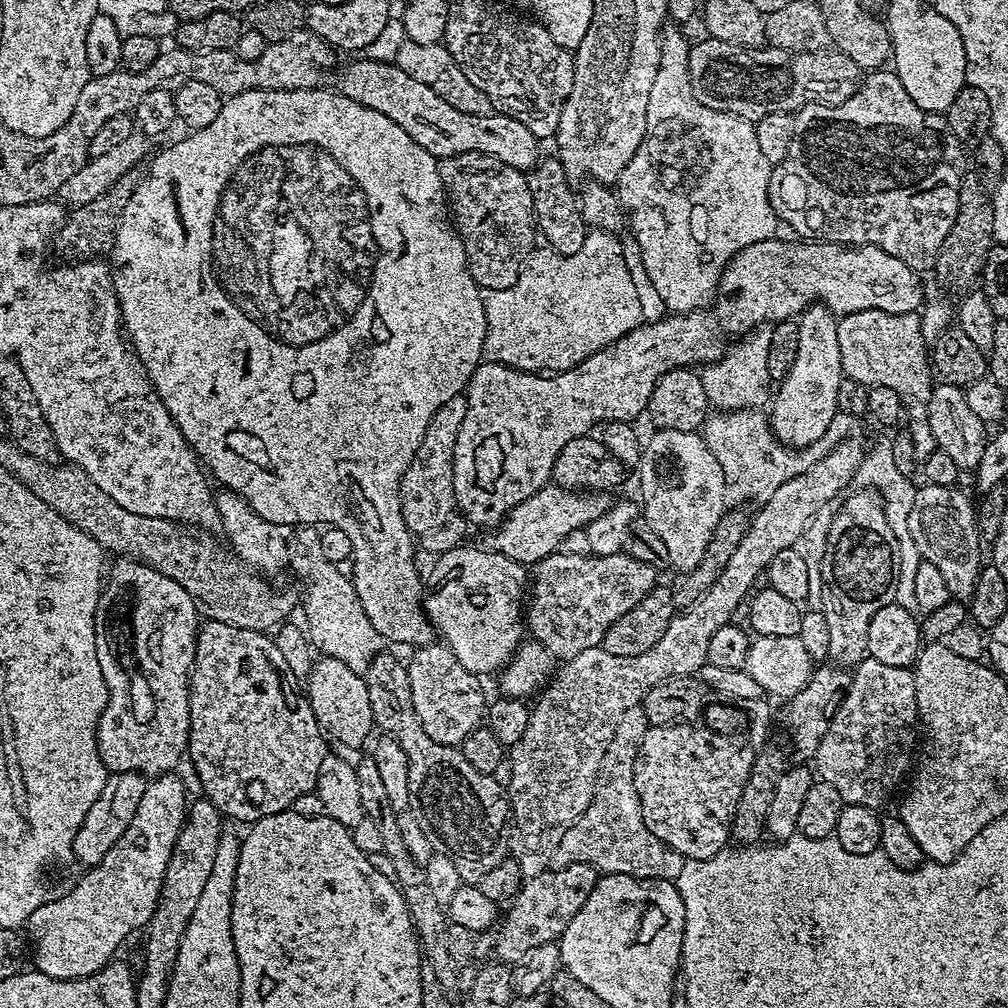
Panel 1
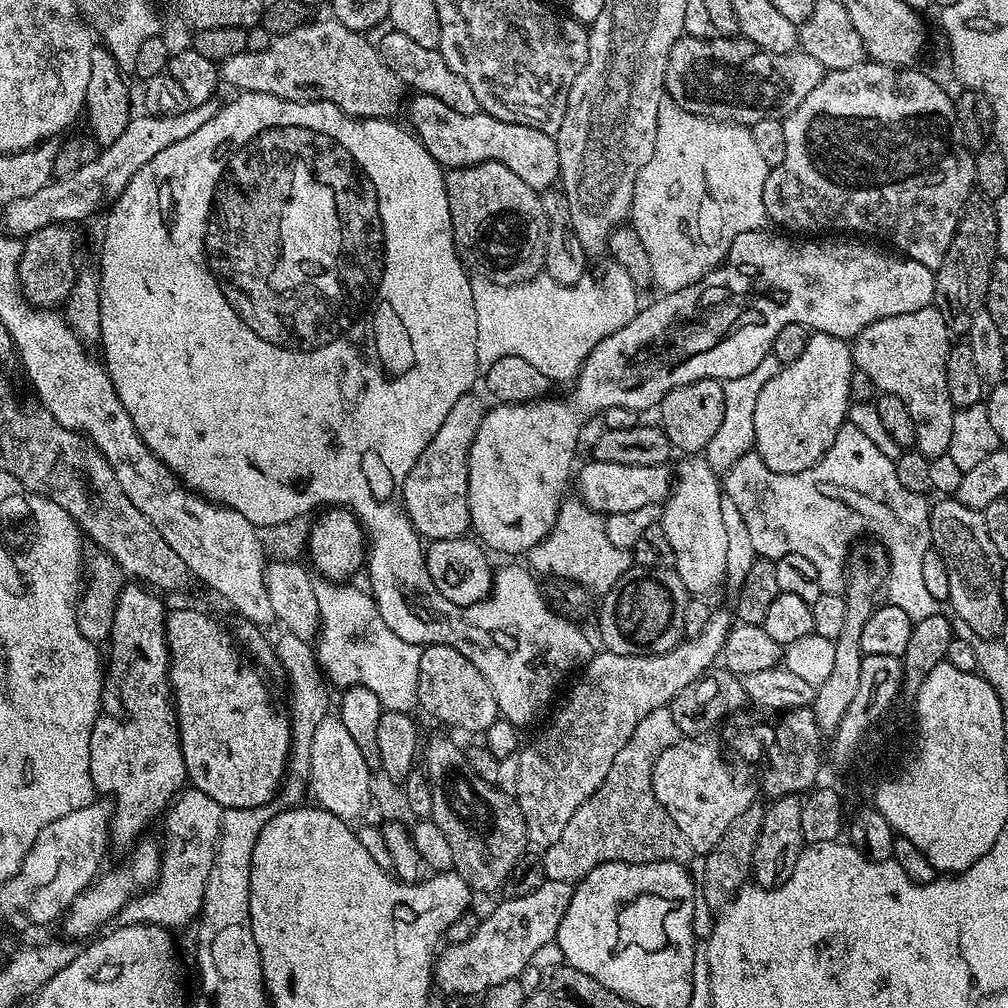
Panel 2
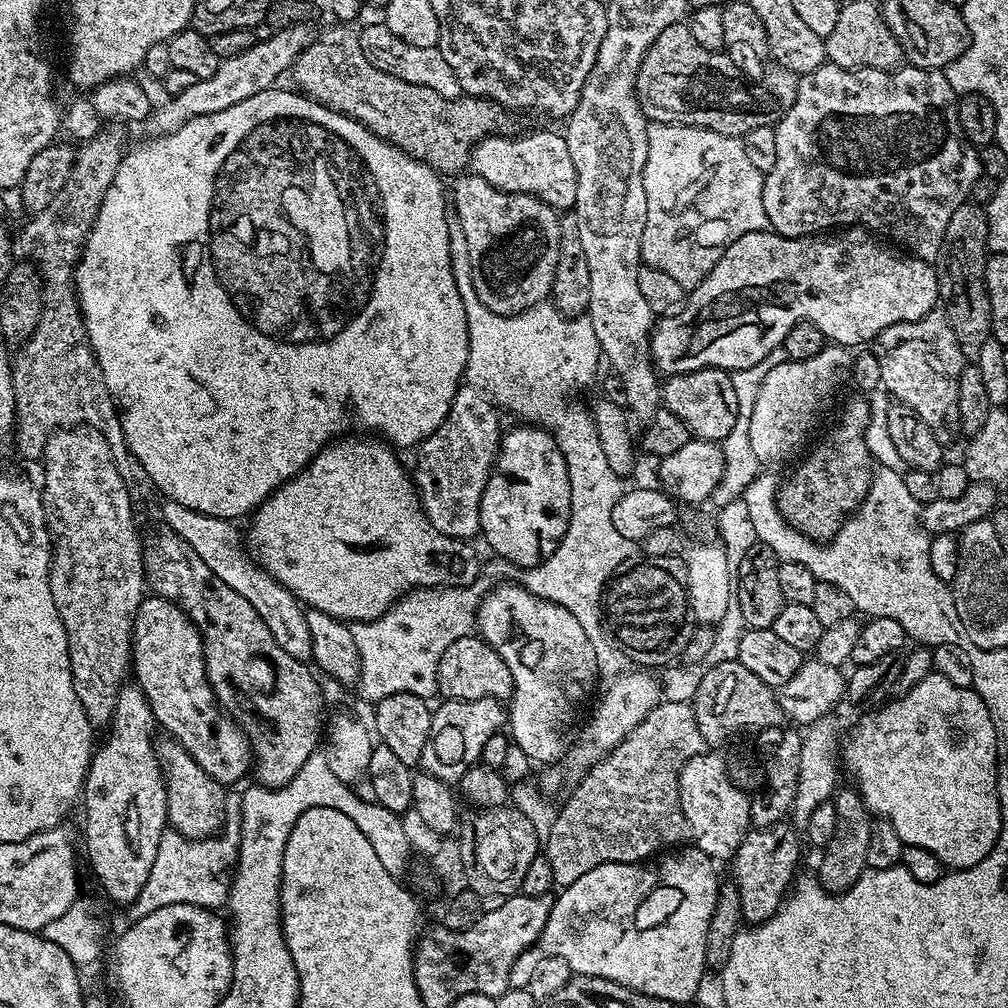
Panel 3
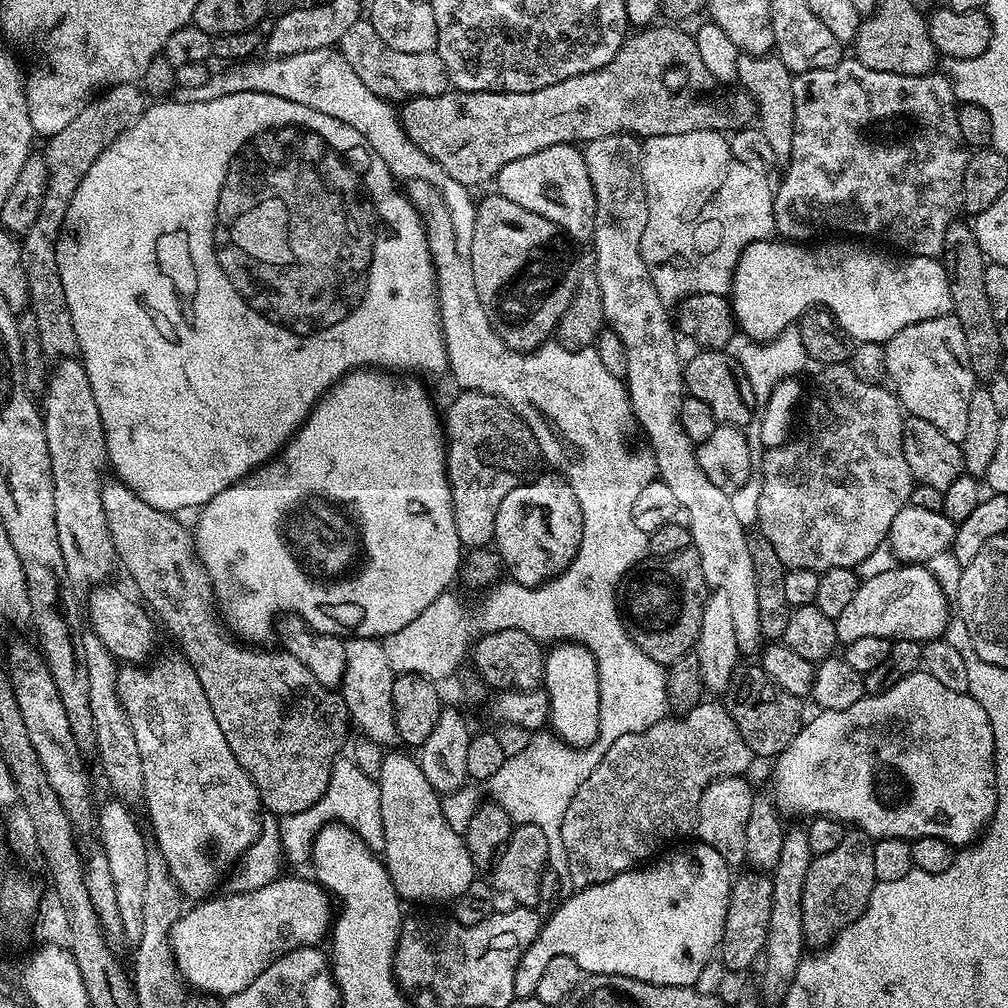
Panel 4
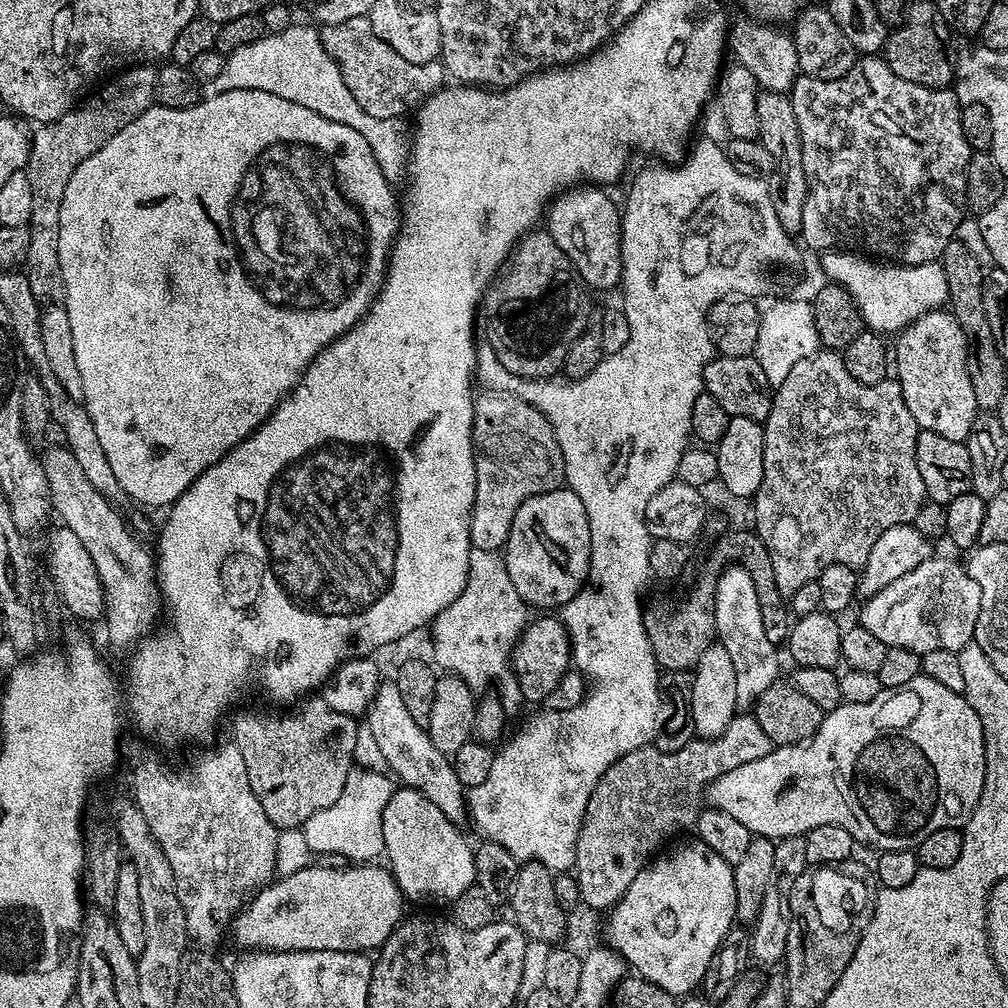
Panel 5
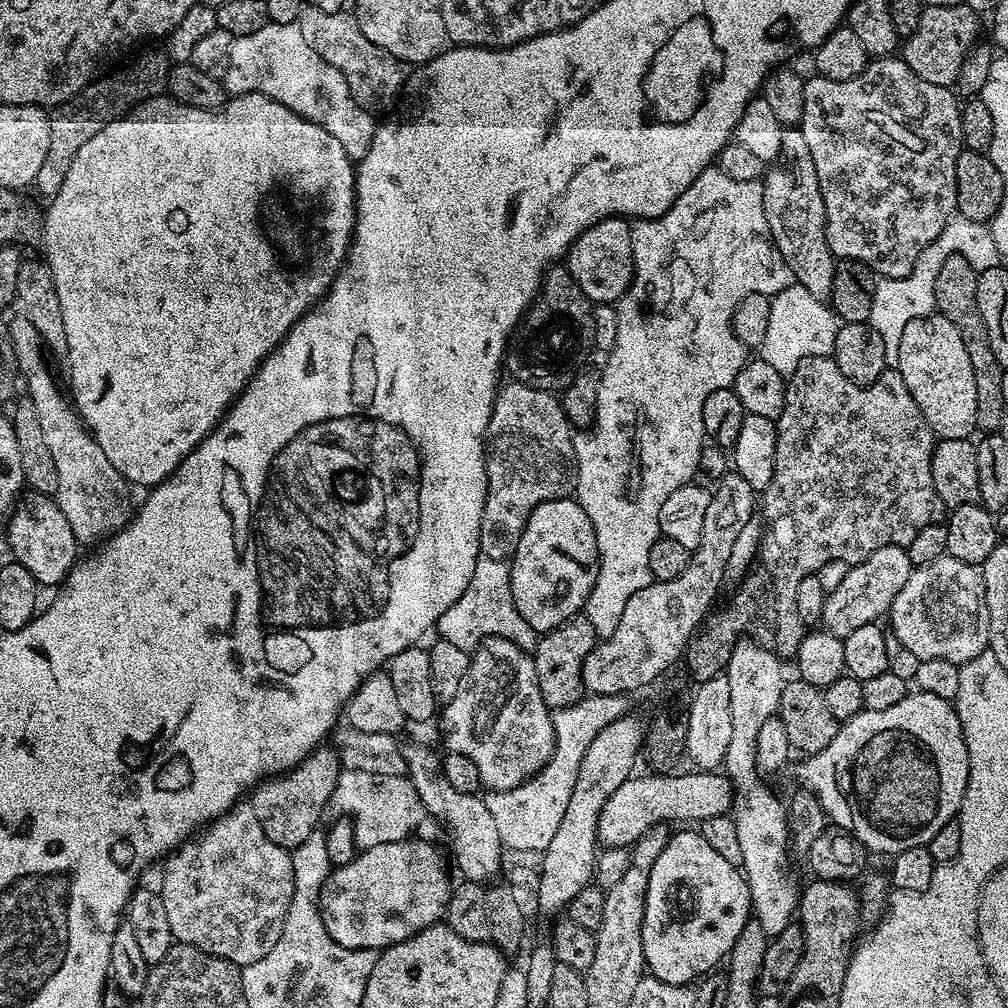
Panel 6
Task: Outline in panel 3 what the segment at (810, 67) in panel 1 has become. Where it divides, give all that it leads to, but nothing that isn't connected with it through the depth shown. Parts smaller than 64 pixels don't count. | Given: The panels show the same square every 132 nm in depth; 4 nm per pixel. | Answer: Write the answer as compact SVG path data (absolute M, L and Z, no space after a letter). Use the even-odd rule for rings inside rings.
M681 22L666 26L658 38L646 50L642 58L642 66L636 79L636 97L640 100L640 108L649 121L658 124L681 124L682 126L698 126L706 130L714 130L718 134L743 138L757 126L774 126L794 106L794 98L798 94L798 76L795 72L787 72L779 66L772 66L765 76L748 81L740 73L740 68L724 56L723 51L711 52L706 46L701 46L690 34L687 23Z

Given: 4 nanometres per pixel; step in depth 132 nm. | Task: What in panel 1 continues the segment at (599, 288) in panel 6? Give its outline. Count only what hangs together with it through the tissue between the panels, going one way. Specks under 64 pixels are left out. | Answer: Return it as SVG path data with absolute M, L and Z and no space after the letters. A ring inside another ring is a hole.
M364 58L349 59L352 61L335 73L335 91L370 110L378 110L378 114L386 114L390 122L402 126L402 130L406 130L406 134L410 134L410 138L414 138L414 142L418 142L418 146L422 146L422 150L431 156L443 158L463 152L481 152L490 158L498 158L498 162L506 162L506 166L514 166L522 173L535 166L541 155L536 145L539 144L538 138L526 130L522 122L499 114L462 114L462 110L454 110L446 98L434 94L430 86L398 70L395 62L388 61L387 64L384 60L360 59Z

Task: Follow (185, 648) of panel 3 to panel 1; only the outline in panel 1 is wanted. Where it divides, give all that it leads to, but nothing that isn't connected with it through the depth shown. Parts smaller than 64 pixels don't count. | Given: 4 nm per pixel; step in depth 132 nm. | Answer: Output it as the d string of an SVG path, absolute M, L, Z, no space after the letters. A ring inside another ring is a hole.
M204 620L196 629L196 661L192 663L192 674L188 685L188 701L190 702L190 734L188 735L187 759L192 759L192 768L204 787L203 795L210 801L224 818L232 820L248 820L255 822L266 818L270 814L289 811L295 800L311 793L319 781L319 772L322 770L323 760L329 755L330 749L324 745L326 736L315 720L314 711L307 695L302 691L301 681L289 672L286 659L283 658L278 646L273 643L273 637L263 632L242 630L238 626L226 626L226 622Z

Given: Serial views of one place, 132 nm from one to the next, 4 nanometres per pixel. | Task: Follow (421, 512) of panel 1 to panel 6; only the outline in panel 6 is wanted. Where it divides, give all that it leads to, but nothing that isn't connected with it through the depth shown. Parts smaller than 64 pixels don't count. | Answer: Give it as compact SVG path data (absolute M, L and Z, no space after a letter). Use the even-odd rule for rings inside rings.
M515 382L506 384L496 393L486 433L484 465L488 489L482 510L480 554L486 558L508 562L518 550L518 538L522 538L522 530L526 530L530 514L534 514L534 510L542 506L542 502L563 500L575 493L576 446L573 425L568 422L563 403L553 393Z

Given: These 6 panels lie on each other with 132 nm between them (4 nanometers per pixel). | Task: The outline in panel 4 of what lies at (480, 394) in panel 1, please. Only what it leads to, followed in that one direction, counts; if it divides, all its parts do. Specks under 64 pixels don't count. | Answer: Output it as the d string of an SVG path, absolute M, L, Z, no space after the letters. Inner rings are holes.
M769 238L766 240L755 240L753 244L747 244L742 250L742 254L736 263L736 269L732 275L732 286L730 289L730 303L732 315L735 317L735 327L745 332L747 339L753 342L765 342L774 339L780 332L793 327L799 321L800 317L808 311L809 308L824 308L831 314L835 320L840 323L840 329L844 335L853 341L862 344L884 344L898 330L906 326L914 326L914 322L926 322L930 318L938 318L951 313L952 299L950 298L950 282L944 269L943 263L939 259L931 256L910 256L907 254L892 254L896 256L887 256L884 252L875 252L872 248L867 248L867 243L857 242L852 238L836 238L829 244L816 244L820 242L789 242L783 238ZM537 475L510 490L510 494L502 498L502 506L498 506L498 514L494 518L494 548L498 553L499 563L505 573L508 571L507 575L511 579L527 588L536 588L563 574L570 562L574 562L576 551L582 542L582 510L578 506L578 498L563 476L551 475Z

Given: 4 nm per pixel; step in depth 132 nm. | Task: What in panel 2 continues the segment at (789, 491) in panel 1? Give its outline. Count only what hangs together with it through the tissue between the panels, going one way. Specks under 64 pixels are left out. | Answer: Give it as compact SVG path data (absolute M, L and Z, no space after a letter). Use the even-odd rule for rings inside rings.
M714 610L710 614L710 622L706 622L702 634L681 640L674 650L657 656L623 656L607 650L600 650L593 655L579 673L580 681L572 688L572 693L564 700L564 705L556 712L556 717L548 724L548 729L533 744L525 743L519 753L518 786L514 795L519 804L522 817L525 818L528 843L538 846L537 849L549 848L562 830L566 830L566 822L574 818L574 810L582 806L602 786L606 774L610 774L610 766L614 758L618 758L618 750L626 746L630 734L650 714L659 708L667 708L690 682L694 682L709 671L721 659L728 632L732 629L734 616L728 612Z

